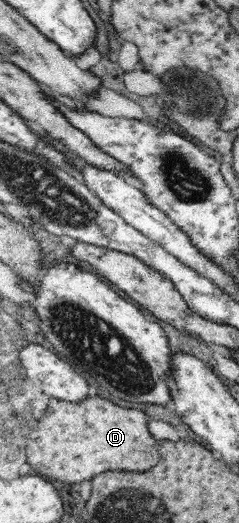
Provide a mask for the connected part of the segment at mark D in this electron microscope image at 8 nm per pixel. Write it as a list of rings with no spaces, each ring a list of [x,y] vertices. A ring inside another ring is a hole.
[[[85,398],[81,402],[49,399],[45,416],[29,434],[29,464],[45,476],[61,482],[81,482],[105,470],[149,470],[155,466],[157,440],[147,430],[148,416],[135,408],[121,408],[105,398]],[[133,464],[133,466],[115,466]]]

